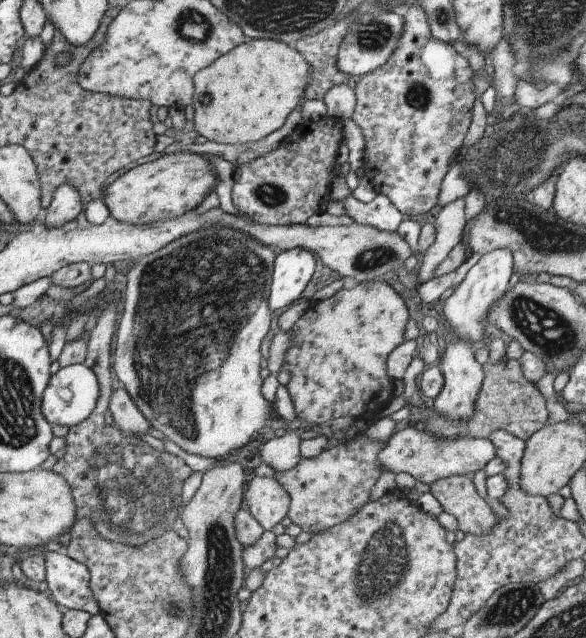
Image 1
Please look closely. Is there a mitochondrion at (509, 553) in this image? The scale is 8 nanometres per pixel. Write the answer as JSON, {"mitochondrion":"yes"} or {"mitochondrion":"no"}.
{"mitochondrion":"no"}

